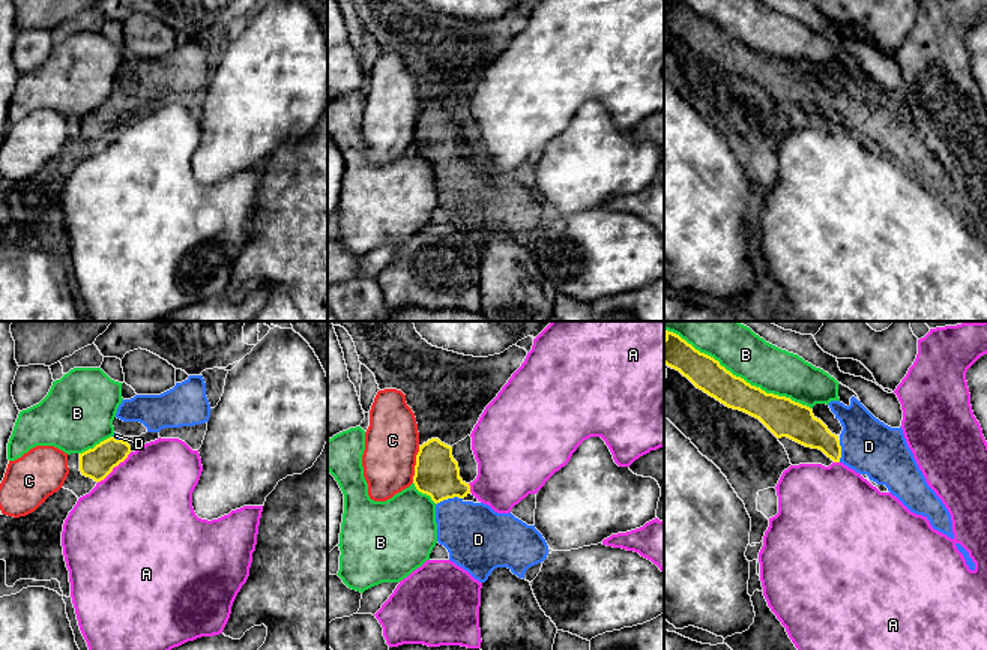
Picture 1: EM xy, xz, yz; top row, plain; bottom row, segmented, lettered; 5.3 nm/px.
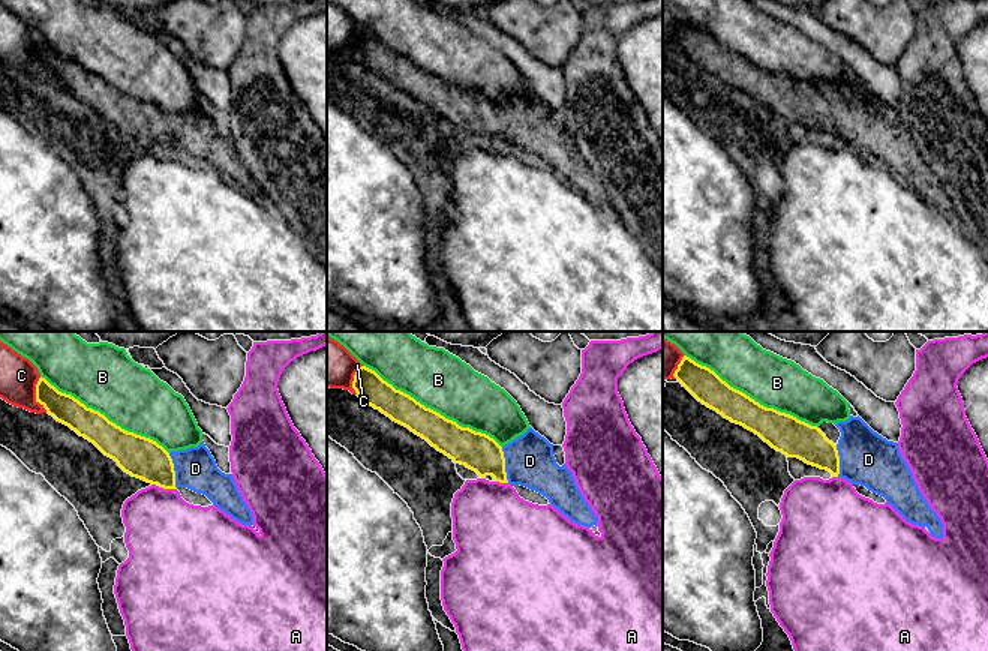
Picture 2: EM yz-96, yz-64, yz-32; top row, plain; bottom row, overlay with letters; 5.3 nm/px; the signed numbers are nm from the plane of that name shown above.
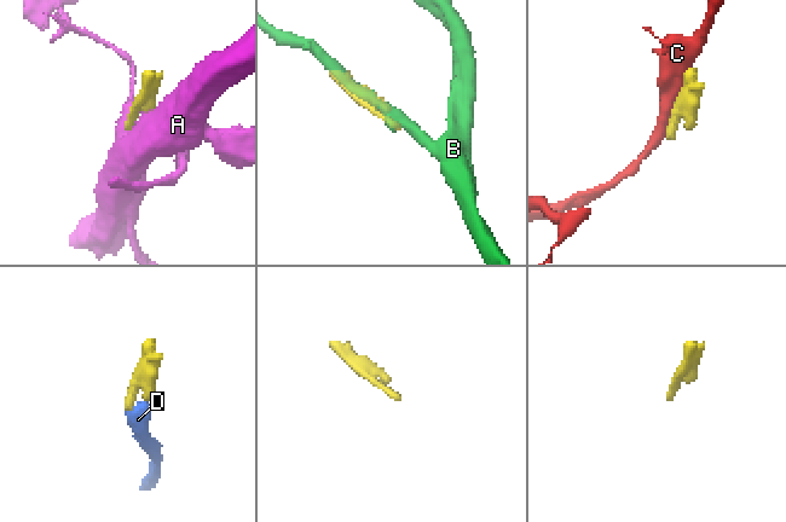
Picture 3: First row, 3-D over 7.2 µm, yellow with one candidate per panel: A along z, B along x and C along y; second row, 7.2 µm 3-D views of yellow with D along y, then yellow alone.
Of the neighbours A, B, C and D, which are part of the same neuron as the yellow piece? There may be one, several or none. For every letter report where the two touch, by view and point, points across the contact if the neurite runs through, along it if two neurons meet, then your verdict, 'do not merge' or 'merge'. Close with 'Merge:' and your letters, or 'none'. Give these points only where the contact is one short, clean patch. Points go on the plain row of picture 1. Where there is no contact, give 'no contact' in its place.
A: meets yellow in xy at (114, 129); do not merge
B: meets yellow in yz at (744, 44); do not merge
C: meets yellow in xz at (416, 128); do not merge
D: meets yellow in xz at (448, 161); runs through xz (436, 137), (446, 152), (448, 161), (449, 173), (475, 198); merge
Merge: D

